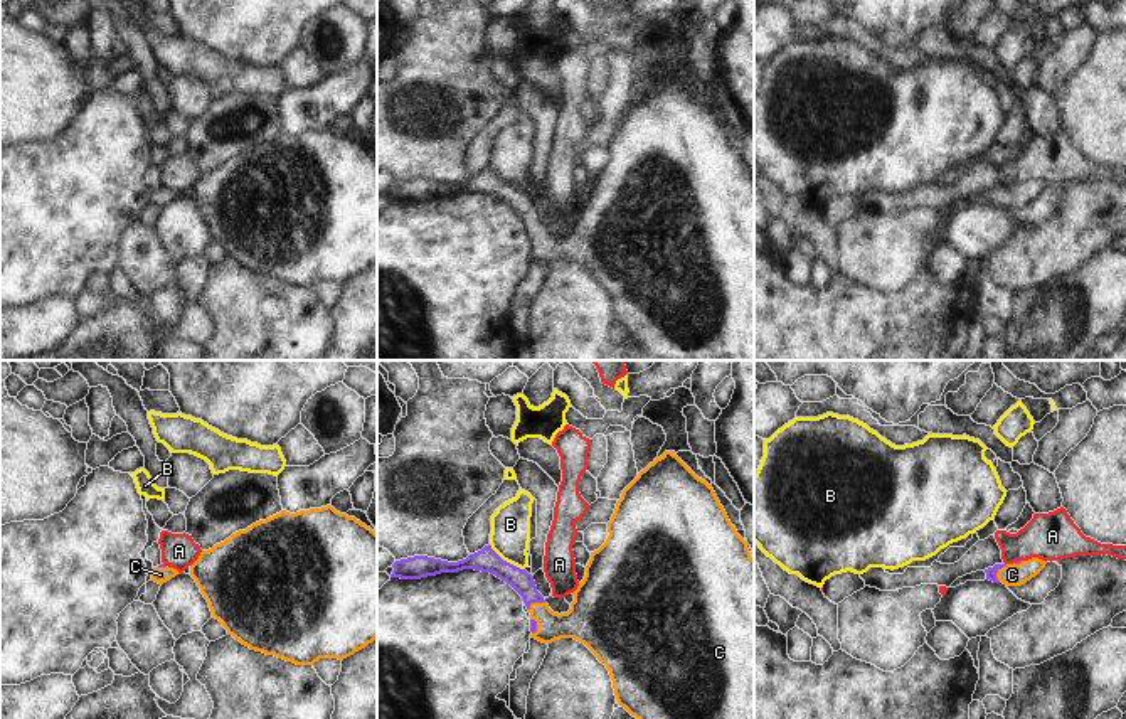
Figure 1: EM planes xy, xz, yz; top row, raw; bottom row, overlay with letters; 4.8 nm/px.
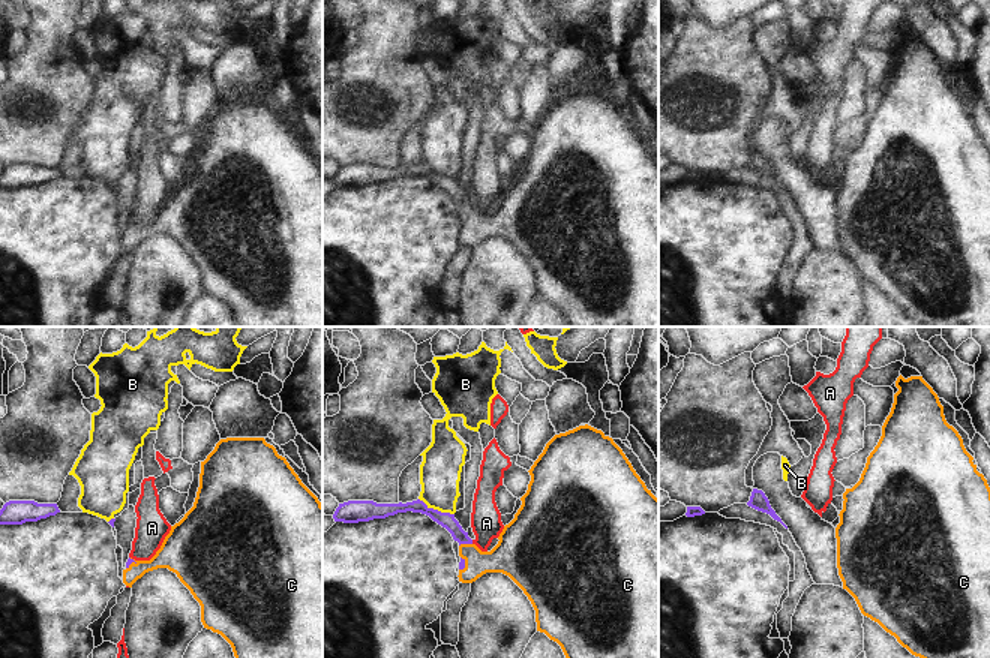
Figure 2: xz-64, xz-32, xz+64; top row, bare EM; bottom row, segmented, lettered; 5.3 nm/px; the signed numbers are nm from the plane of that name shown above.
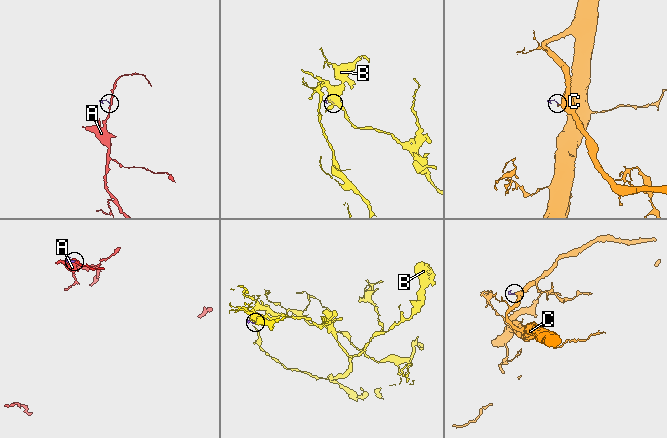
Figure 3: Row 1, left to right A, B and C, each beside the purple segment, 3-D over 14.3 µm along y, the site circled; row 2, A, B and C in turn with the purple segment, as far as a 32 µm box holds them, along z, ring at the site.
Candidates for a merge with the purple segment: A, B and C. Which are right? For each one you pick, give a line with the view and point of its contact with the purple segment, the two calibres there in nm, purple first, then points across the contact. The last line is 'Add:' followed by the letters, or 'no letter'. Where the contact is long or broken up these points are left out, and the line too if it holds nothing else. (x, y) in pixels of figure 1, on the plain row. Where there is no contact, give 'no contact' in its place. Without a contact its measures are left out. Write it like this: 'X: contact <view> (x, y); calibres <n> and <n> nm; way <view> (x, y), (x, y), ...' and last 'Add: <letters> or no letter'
C: contact yz (997, 194); calibres 50 and 110 nm; way yz (992, 194), (997, 194), (1012, 197)
Add: C

